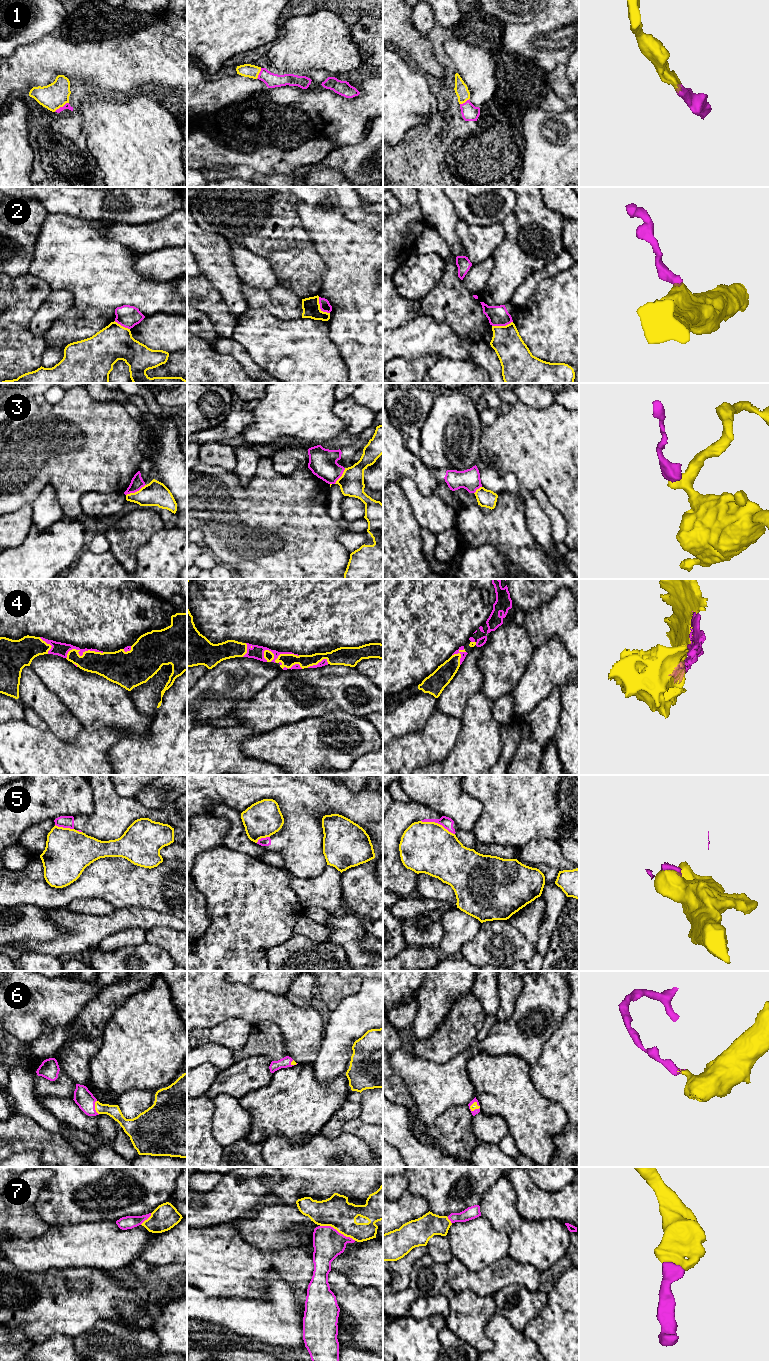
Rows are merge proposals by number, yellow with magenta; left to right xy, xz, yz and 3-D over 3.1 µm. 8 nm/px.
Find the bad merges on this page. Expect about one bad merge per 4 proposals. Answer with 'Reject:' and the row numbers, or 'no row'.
Reject: 2, 3, 5

